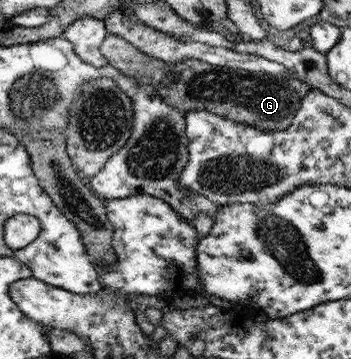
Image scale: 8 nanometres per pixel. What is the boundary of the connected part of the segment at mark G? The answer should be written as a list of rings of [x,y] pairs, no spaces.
[[[107,34],[100,46],[101,55],[107,59],[111,69],[136,80],[136,88],[153,86],[165,100],[179,112],[209,111],[237,124],[245,124],[259,130],[279,132],[287,130],[294,123],[300,110],[307,86],[295,80],[285,80],[263,72],[248,72],[223,66],[212,66],[205,61],[187,58],[179,64],[169,64],[148,56],[134,44],[116,34]]]

